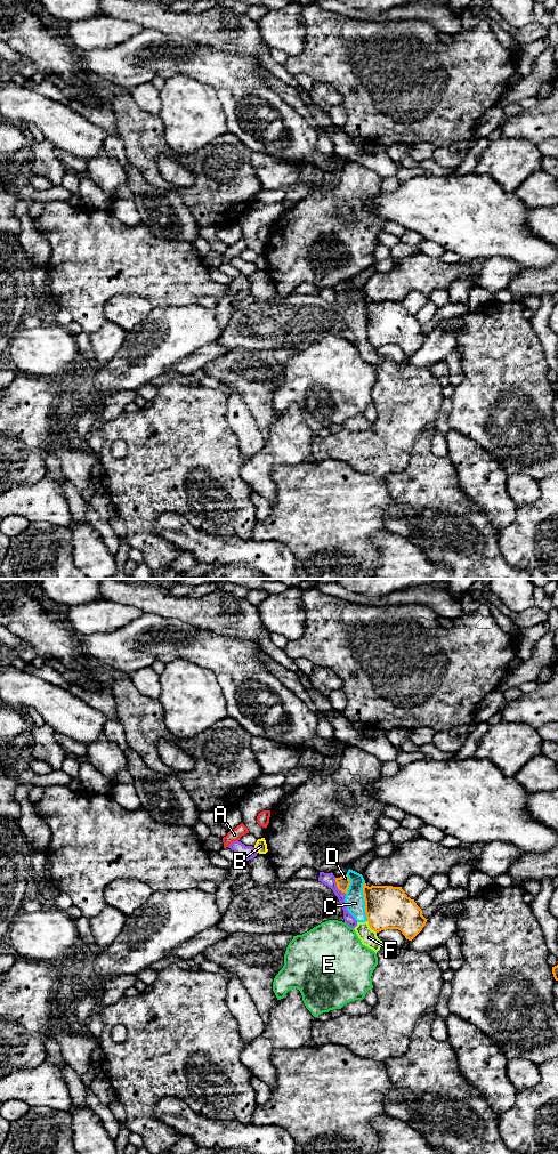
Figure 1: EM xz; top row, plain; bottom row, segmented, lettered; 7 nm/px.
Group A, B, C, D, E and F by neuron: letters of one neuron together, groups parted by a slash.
A / B / C F / D / E

